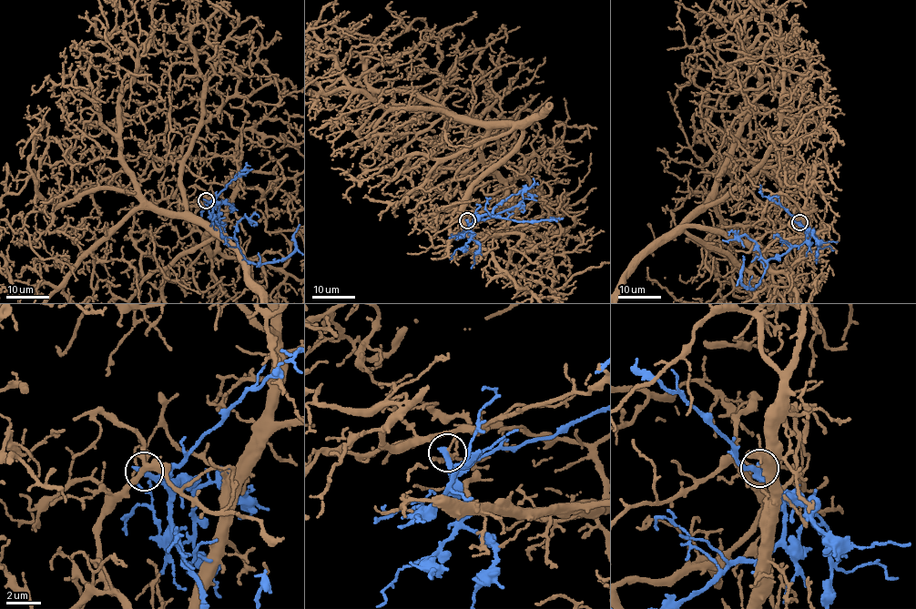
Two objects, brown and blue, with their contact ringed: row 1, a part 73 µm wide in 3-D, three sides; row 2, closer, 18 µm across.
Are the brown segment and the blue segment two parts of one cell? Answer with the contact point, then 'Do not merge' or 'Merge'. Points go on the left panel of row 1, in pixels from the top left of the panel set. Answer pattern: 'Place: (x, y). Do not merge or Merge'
Place: (206, 200). Do not merge

